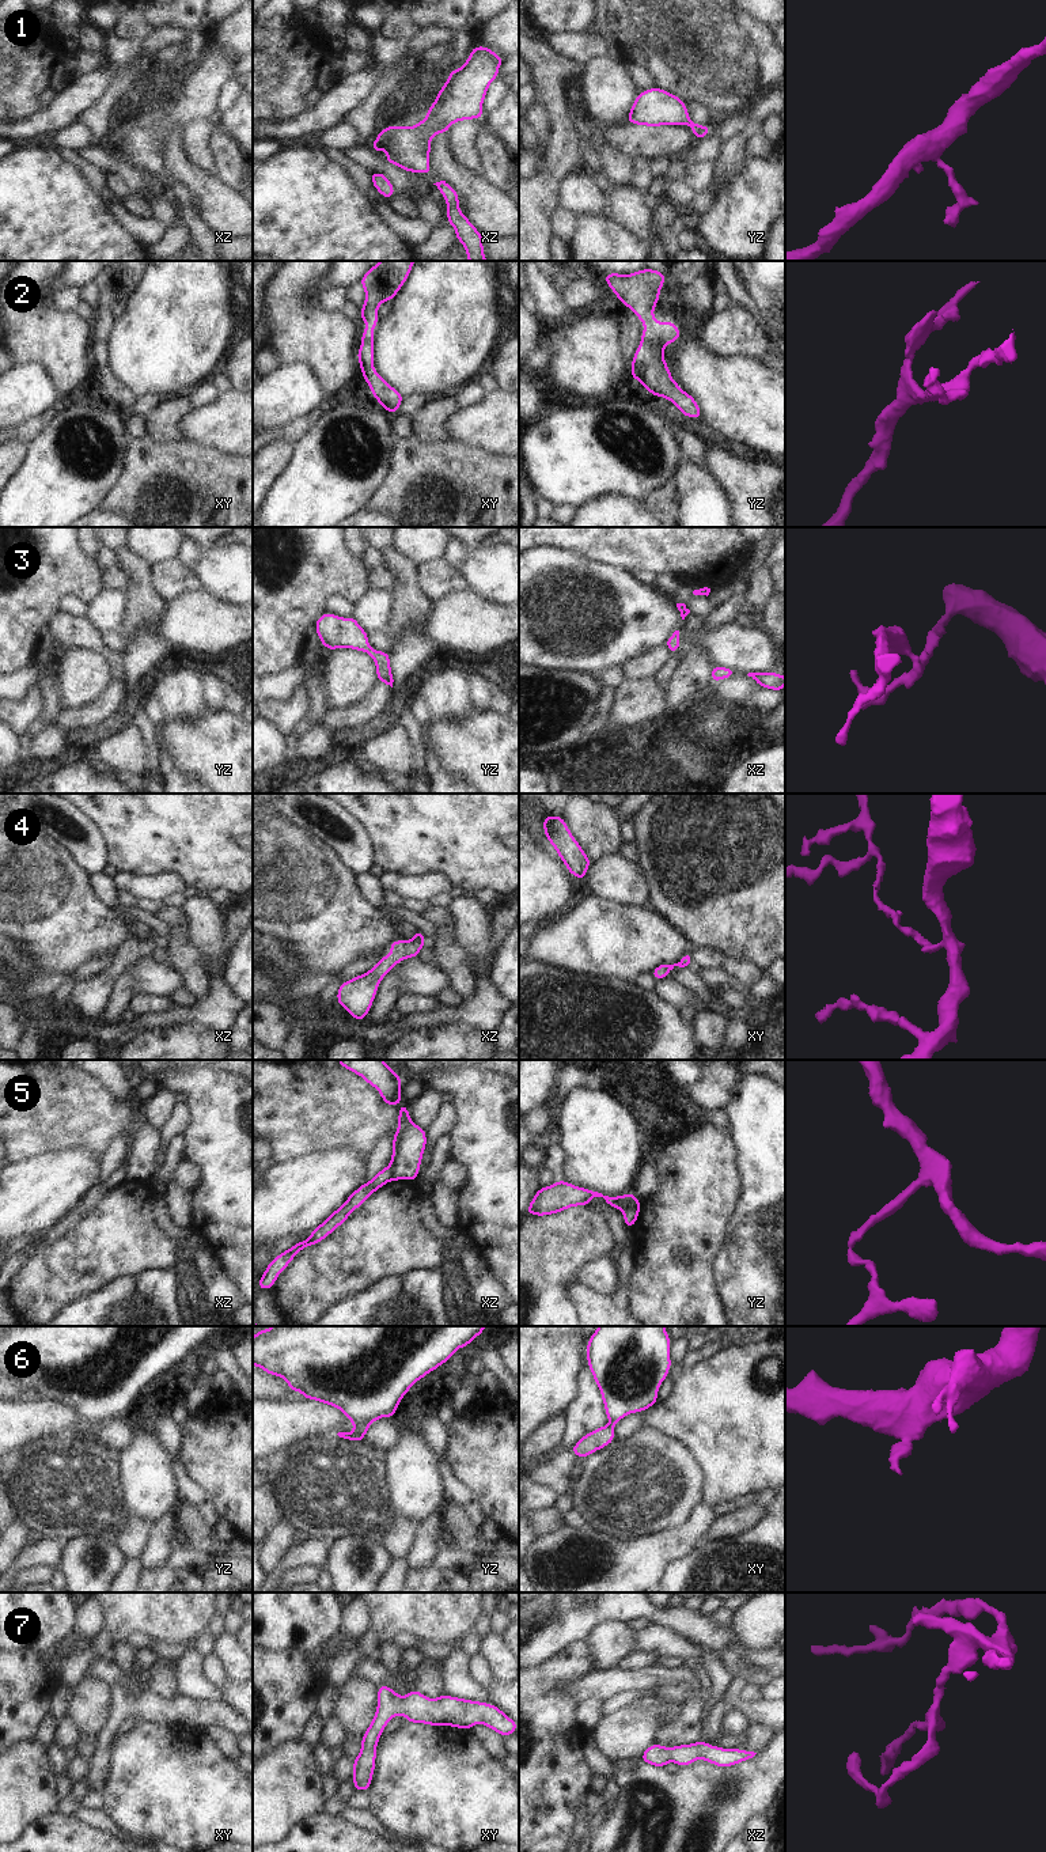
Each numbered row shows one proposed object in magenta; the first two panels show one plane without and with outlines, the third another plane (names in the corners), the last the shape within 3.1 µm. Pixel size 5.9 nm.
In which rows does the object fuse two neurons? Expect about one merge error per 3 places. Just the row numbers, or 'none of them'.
5, 6.

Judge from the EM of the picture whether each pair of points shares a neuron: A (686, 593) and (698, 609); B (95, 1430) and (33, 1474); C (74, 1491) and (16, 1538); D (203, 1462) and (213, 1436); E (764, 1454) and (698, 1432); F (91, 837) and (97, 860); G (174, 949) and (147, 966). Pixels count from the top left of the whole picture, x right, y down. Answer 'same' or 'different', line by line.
A: same
B: same
C: different
D: same
E: same
F: same
G: different

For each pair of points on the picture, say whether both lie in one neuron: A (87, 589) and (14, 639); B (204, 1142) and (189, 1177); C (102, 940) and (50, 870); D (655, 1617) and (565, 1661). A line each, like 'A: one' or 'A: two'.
A: one
B: two
C: one
D: two

